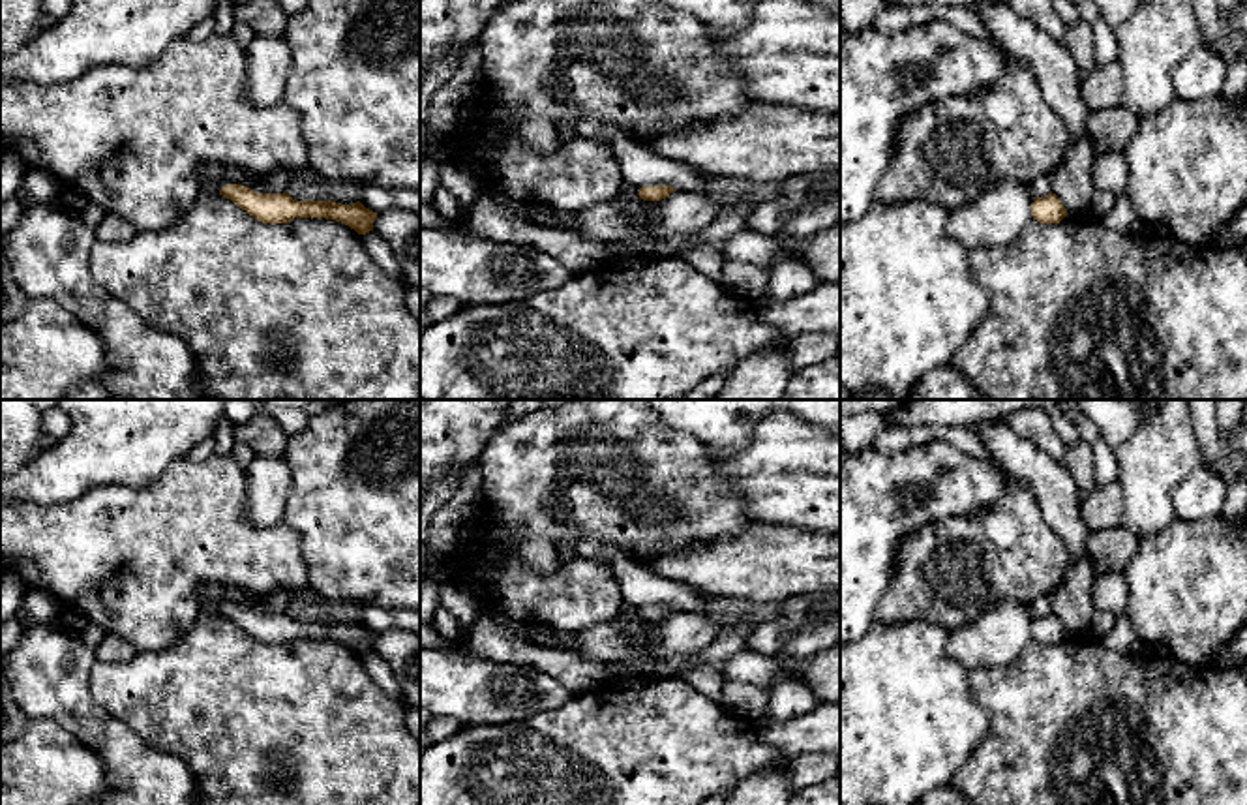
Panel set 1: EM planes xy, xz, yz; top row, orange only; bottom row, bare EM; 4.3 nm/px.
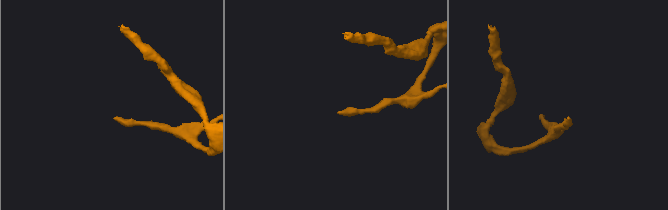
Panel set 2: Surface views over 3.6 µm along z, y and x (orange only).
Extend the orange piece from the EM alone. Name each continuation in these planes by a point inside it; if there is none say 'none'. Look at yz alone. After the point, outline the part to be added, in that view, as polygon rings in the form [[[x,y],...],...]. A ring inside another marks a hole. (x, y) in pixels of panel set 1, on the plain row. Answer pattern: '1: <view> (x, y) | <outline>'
none

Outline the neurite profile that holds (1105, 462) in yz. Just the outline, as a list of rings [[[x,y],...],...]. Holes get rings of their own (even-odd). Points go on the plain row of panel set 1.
[[[1103,439],[1091,445],[1093,454],[1093,478],[1095,488],[1108,486],[1118,482],[1118,456],[1116,450],[1106,445]]]

